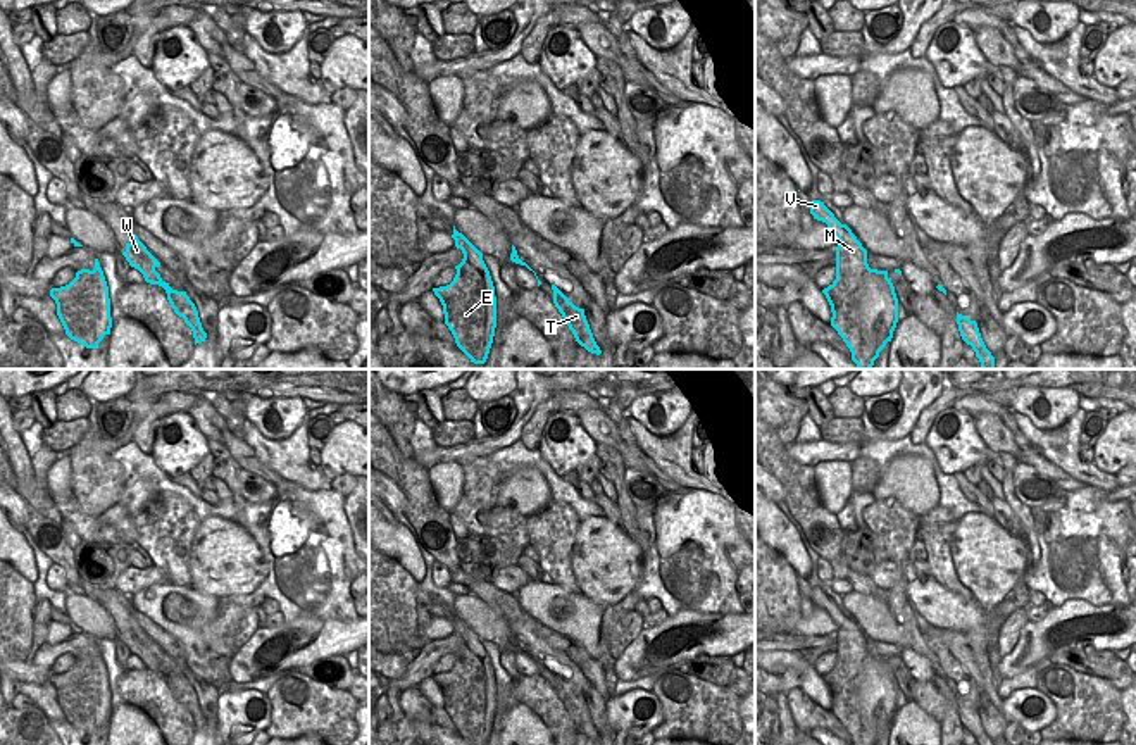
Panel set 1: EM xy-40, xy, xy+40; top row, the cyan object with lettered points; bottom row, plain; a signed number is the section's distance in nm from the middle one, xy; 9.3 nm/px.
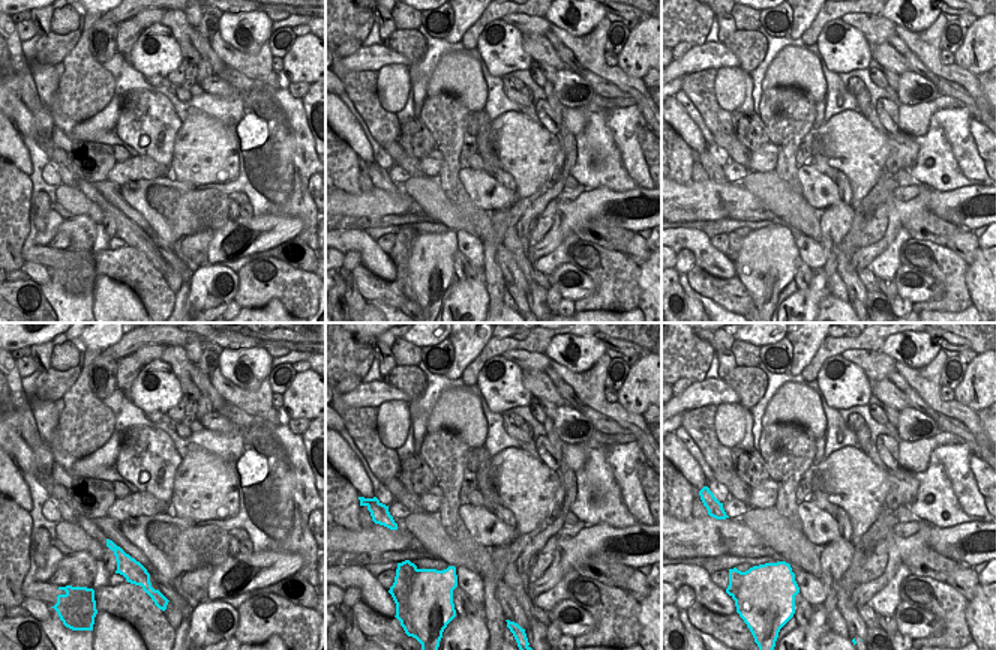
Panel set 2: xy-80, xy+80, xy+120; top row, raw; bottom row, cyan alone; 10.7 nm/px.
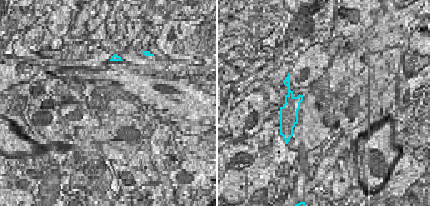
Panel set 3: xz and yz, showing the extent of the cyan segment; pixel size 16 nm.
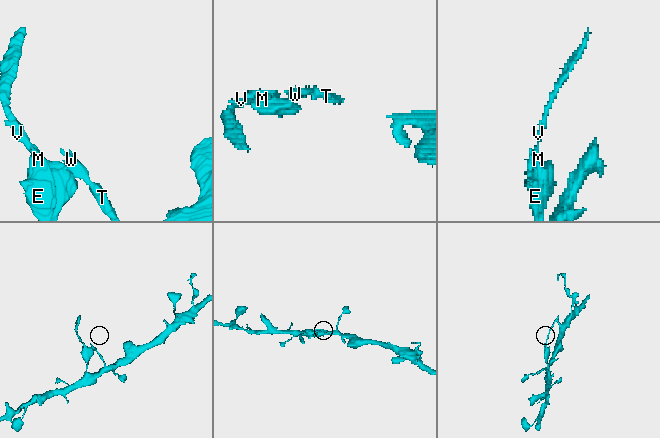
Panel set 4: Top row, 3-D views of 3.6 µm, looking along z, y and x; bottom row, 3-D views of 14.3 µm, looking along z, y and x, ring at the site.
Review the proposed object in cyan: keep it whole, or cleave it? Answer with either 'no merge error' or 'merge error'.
merge error

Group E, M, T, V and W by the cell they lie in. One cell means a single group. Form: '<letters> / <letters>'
E M T W / V

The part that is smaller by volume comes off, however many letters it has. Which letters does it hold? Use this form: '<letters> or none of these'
V

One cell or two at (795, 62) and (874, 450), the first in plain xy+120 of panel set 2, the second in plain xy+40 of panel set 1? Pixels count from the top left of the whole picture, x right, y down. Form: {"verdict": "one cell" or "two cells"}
{"verdict": "two cells"}

